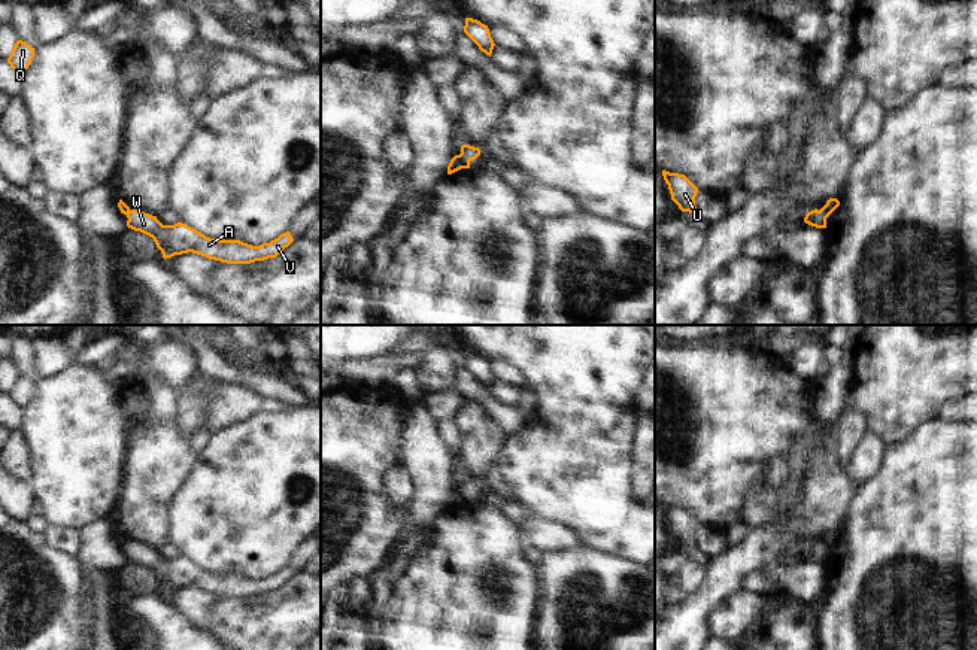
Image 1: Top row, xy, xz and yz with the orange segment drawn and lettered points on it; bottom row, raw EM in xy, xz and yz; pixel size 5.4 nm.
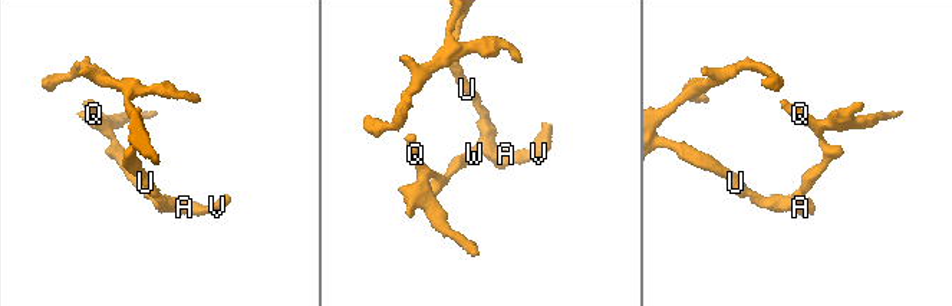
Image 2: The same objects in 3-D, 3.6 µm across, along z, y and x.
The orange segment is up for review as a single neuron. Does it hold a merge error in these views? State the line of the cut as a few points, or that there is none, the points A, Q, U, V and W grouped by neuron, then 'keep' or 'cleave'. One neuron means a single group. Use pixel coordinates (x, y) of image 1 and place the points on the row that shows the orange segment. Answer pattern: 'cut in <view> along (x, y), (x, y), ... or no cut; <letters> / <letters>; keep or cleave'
cut in xz along (461, 152), (469, 161); A U V W / Q; cleave

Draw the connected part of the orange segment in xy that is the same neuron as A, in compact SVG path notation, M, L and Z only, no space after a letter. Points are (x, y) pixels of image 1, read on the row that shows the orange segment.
M130 210L127 218L128 228L154 239L164 259L192 252L227 264L251 264L255 261L276 258L294 242L291 233L286 231L270 243L252 246L240 240L219 240L206 237L182 222L175 225L163 225L157 216L142 210Z

